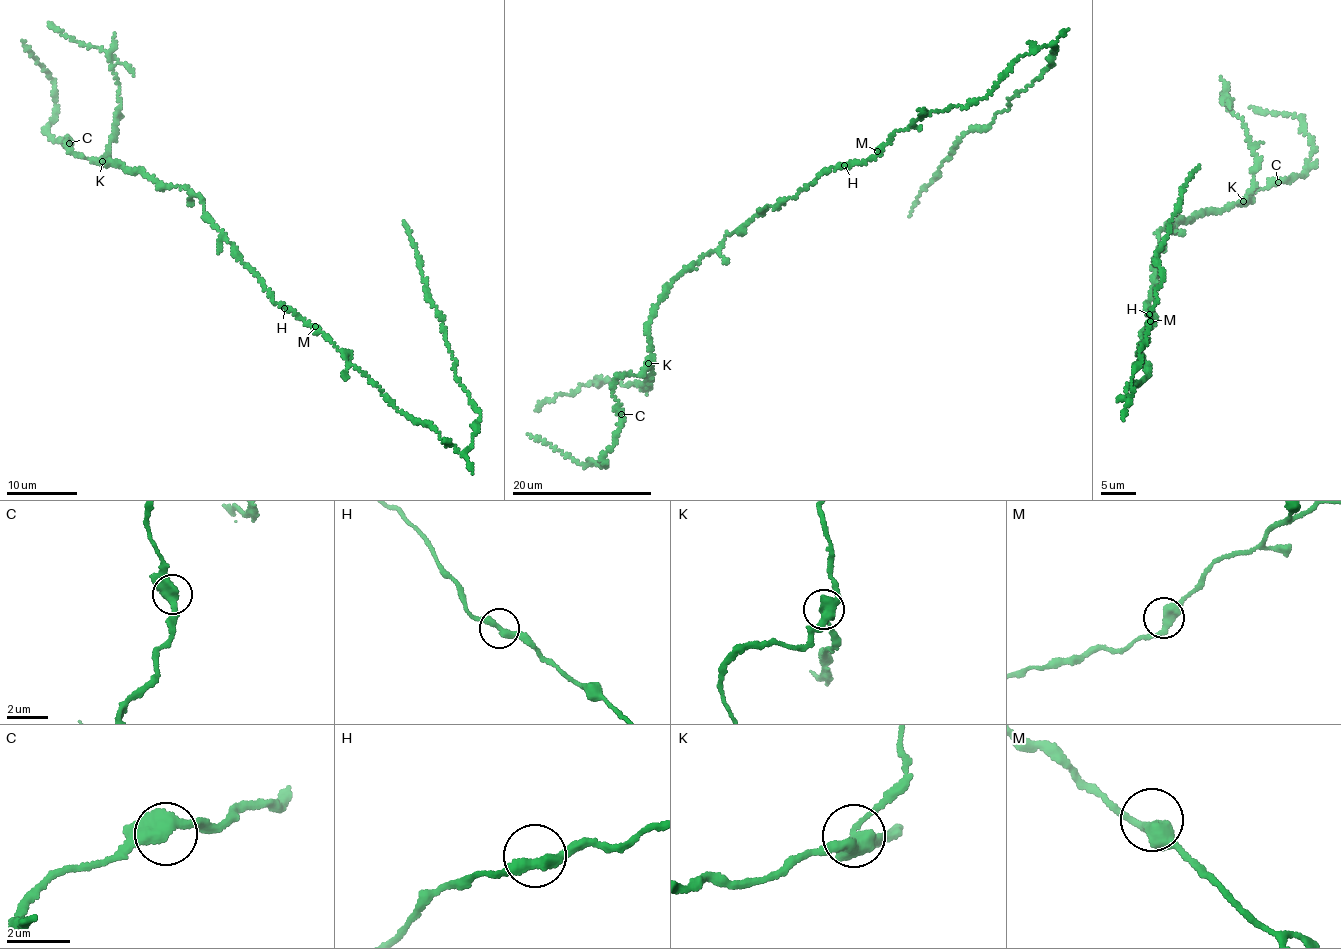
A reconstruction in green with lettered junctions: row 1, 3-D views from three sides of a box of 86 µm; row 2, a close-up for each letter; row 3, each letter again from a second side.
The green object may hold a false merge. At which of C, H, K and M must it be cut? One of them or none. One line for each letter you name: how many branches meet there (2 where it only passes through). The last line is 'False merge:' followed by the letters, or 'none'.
K: 3
False merge: K

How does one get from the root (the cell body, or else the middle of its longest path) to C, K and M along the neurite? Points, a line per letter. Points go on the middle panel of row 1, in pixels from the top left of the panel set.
C: (844, 167), (826, 171), (793, 199), (759, 213), (674, 280), (648, 328), (652, 364), (616, 380), (621, 414)
K: (844, 167), (826, 171), (793, 199), (759, 213), (674, 280), (648, 328), (652, 357), (648, 363)
M: (844, 167), (873, 159), (877, 151)

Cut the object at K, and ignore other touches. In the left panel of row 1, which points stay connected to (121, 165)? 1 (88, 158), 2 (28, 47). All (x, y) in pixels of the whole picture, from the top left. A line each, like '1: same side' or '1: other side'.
1: same side
2: same side

